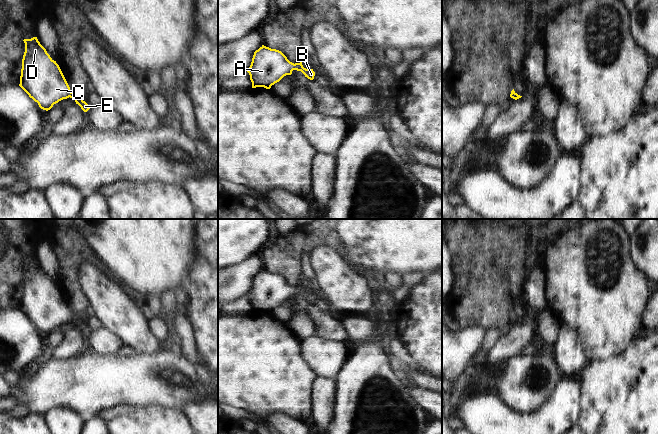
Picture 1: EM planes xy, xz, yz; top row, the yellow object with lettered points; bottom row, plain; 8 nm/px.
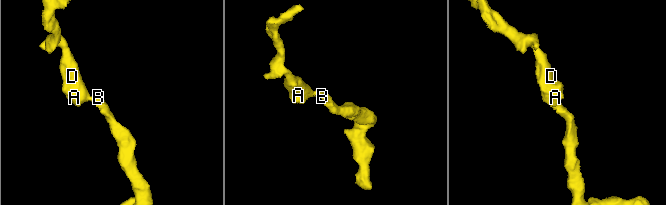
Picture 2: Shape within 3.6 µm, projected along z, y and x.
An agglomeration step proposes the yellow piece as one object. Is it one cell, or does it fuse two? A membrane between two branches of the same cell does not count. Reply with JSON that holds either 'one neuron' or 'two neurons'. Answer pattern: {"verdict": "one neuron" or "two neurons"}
{"verdict": "one neuron"}

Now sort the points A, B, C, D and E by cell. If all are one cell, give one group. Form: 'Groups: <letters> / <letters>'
Groups: A B C D E.

